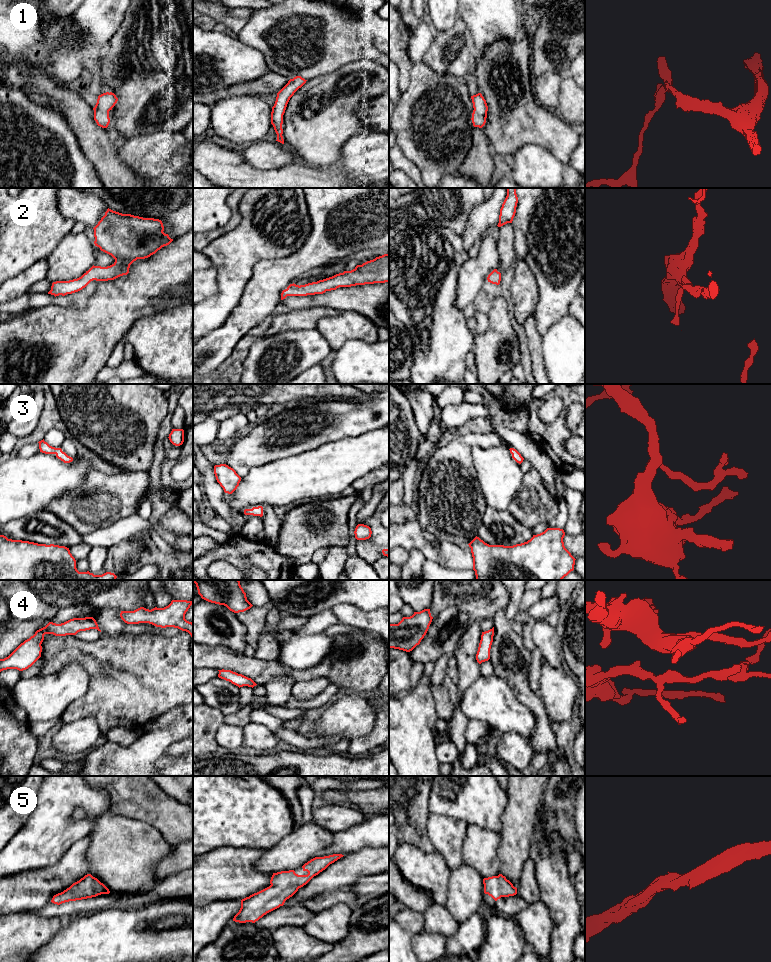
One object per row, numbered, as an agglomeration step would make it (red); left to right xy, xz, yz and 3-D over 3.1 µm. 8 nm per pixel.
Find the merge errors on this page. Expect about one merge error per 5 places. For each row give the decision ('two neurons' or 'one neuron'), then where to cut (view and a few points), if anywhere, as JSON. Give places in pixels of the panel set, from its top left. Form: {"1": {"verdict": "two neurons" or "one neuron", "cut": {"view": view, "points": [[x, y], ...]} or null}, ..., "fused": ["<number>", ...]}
{"1": {"verdict": "one neuron", "cut": null}, "2": {"verdict": "one neuron", "cut": null}, "3": {"verdict": "one neuron", "cut": null}, "4": {"verdict": "one neuron", "cut": null}, "5": {"verdict": "one neuron", "cut": null}, "fused": []}

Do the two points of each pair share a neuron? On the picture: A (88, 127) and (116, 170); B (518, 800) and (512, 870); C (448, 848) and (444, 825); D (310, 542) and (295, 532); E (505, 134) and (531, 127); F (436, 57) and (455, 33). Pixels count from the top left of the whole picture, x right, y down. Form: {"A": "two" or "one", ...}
{"A": "one", "B": "one", "C": "one", "D": "one", "E": "one", "F": "one"}

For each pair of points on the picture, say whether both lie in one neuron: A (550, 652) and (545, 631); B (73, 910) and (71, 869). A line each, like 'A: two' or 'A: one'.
A: one
B: two

